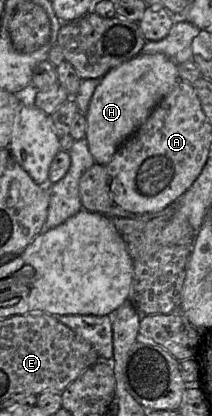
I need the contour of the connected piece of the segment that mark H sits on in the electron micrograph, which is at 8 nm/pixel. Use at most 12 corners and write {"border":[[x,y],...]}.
{"border":[[162,53],[100,79],[85,114],[107,164],[179,80]]}

